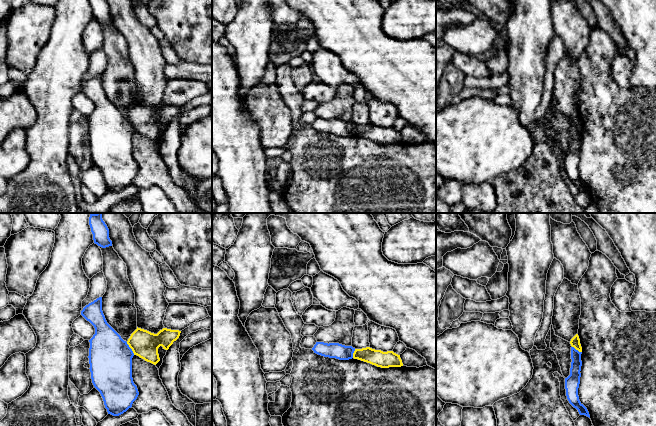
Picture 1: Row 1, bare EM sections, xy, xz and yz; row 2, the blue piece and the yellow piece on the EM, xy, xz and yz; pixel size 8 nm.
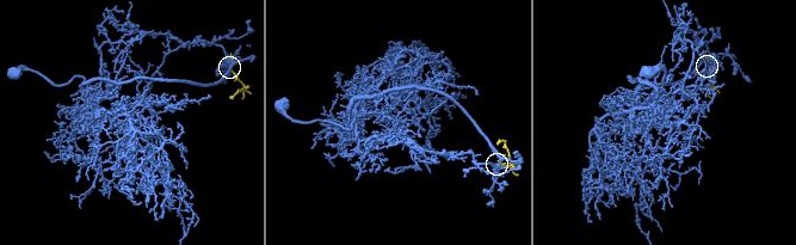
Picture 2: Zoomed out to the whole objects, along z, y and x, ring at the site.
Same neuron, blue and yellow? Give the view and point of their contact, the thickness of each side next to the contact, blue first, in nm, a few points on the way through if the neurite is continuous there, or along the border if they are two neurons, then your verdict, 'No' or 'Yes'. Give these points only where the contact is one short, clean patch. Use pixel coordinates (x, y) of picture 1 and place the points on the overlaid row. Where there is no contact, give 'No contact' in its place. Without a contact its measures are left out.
Touches blue at xy (130, 348). Thickness 360 nm (blue) against 220 nm. Boundary: xy (126, 342), (134, 354). No

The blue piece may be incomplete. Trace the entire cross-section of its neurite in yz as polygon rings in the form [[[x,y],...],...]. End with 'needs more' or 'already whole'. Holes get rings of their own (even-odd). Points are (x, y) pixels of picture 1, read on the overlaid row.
[[[571,347],[571,368],[570,368],[570,375],[565,378],[565,389],[566,389],[566,396],[569,403],[578,410],[580,415],[585,415],[590,418],[589,412],[587,408],[580,402],[578,396],[578,388],[580,384],[580,377],[581,377],[581,354],[574,347]]]; already whole

